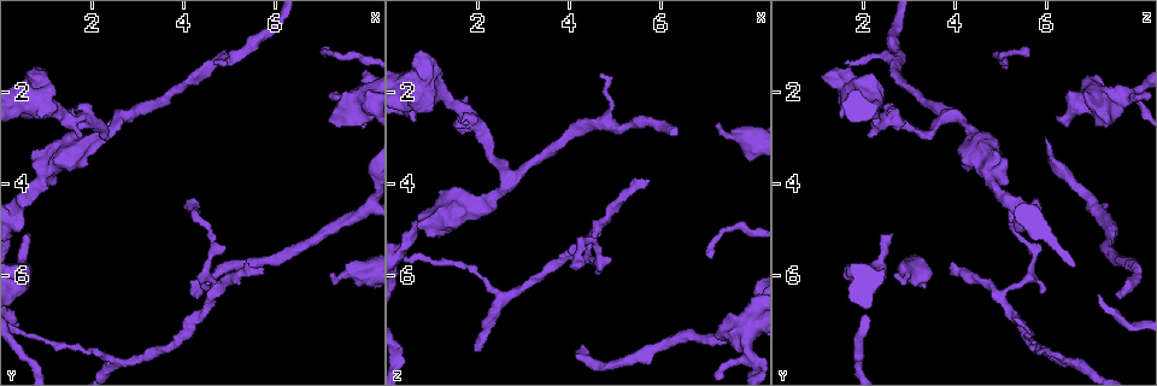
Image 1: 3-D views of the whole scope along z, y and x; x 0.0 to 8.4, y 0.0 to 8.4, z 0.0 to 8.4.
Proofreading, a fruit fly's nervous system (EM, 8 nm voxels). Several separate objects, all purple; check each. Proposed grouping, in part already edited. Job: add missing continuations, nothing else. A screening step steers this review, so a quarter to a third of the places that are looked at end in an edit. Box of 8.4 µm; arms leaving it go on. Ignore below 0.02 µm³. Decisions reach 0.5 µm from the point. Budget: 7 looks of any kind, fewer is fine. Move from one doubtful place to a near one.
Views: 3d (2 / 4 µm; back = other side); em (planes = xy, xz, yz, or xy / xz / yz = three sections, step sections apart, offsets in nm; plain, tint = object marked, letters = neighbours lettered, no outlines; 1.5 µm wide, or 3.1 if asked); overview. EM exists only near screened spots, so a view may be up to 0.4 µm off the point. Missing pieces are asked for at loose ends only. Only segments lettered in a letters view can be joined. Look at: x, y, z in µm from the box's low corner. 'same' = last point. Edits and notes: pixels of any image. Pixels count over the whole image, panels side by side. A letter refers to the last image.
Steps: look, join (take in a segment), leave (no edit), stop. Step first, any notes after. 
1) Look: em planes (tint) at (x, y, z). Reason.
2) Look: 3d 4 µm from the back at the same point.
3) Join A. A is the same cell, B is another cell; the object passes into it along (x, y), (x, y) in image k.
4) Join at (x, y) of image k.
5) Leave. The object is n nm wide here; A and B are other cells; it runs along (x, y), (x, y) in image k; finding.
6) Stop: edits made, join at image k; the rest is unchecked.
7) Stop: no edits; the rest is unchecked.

Look: 3d 4 µm from the back at (1.80, 2.95, 2.10).

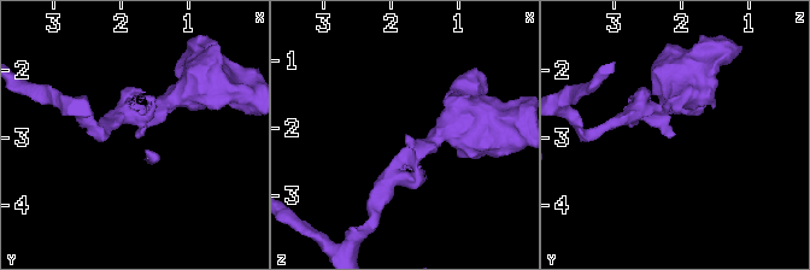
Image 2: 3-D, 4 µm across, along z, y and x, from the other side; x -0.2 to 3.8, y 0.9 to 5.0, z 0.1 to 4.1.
Look: em planes (letters) at (1.75, 2.95, 2.10).

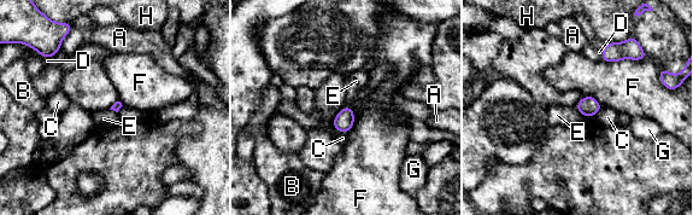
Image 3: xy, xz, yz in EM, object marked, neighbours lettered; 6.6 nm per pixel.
Leave. The longest contact is with F, 300 nm; A, B, C, D, E, F, G and H are other cells; none of them fits.

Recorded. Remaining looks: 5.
Look: em xy step 8 (letters) at (5.75, 5.80, 4.00). Thin end.

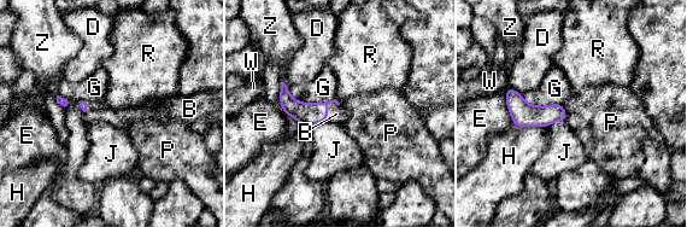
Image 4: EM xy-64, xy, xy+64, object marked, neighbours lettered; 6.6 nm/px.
Look: em planes (letters) at the same point. Another direction.

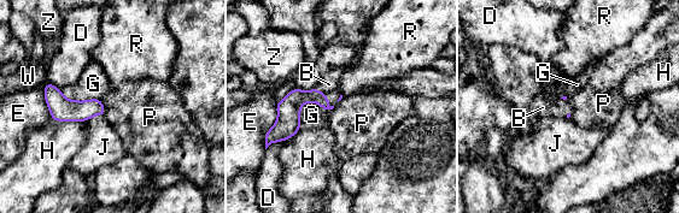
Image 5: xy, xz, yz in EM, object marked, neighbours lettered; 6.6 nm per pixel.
Join B. B is the same cell, D, E, G, H, J, P, R, W and Z are other cells; the object passes into it along (296, 99), (327, 96), (329, 84) in image 5; it goes on there.

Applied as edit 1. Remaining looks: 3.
Look: em planes (tint) at (7.25, 6.00, 2.70). Long arm stops here.

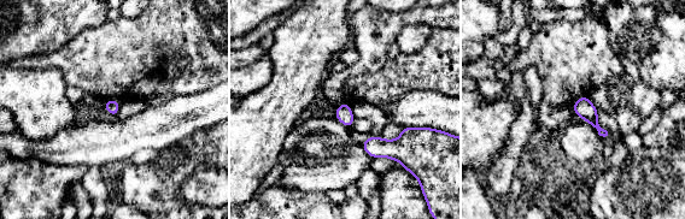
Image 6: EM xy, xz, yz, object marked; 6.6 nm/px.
Look: em planes (letters) at the same point.

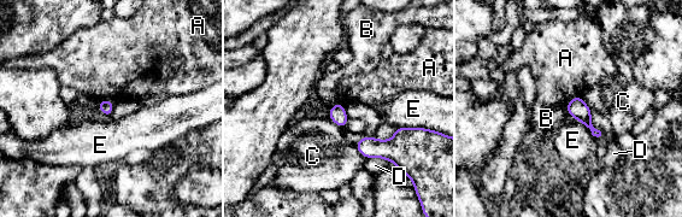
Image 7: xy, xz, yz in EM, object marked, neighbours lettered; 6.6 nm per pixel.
Leave. A, B, C, D and E are other cells; a border runs along (339, 103), (331, 106) in image 7; none of them fits.

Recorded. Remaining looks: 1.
Stop: edits made, join at image 5; the rest is unchecked.

